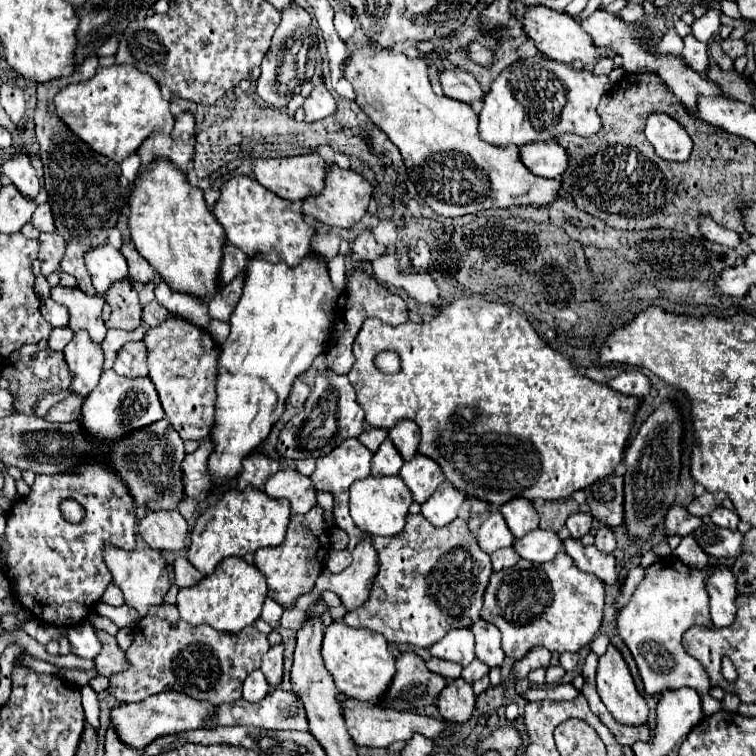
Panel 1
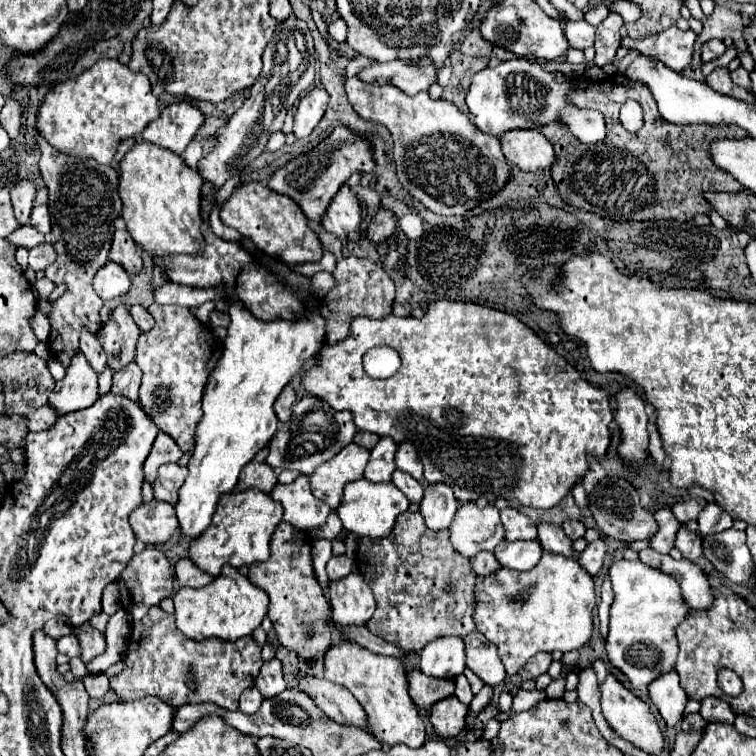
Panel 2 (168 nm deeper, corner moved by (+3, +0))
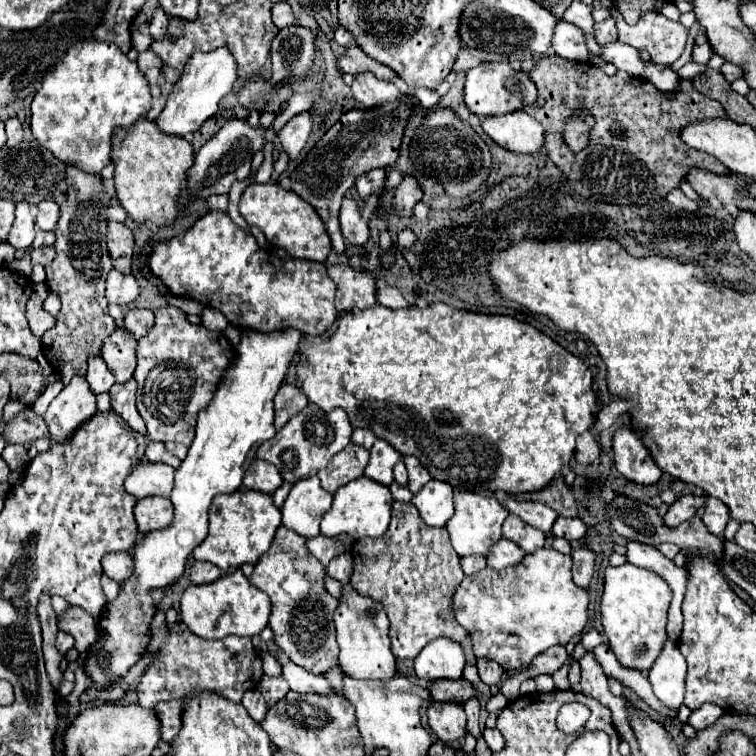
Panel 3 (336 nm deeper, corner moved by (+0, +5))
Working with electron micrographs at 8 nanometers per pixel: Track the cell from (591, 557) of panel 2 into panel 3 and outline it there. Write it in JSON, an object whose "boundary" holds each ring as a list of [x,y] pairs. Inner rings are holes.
{"boundary":[[[572,548],[572,580],[576,586],[588,590],[590,580],[594,576],[594,552],[588,548]]]}

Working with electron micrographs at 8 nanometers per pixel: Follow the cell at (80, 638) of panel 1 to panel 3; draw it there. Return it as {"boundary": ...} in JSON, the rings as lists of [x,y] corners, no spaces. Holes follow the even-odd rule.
{"boundary":[[[58,632],[58,638],[56,638],[56,648],[60,654],[66,654],[70,648],[74,646],[74,638],[66,632]]]}

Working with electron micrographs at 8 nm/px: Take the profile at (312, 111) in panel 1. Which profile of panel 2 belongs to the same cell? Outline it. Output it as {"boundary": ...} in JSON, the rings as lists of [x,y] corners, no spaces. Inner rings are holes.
{"boundary":[[[315,87],[311,89],[301,101],[299,101],[299,107],[295,109],[295,127],[293,127],[293,133],[297,139],[303,139],[307,137],[315,125],[323,119],[325,115],[325,109],[327,109],[327,103],[329,103],[329,95],[325,89],[321,87]]]}

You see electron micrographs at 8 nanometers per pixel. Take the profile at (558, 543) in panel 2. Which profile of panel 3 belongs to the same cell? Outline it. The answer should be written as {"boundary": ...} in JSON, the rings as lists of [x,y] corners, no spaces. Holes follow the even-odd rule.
{"boundary":[[[506,496],[502,500],[502,506],[510,512],[528,522],[534,528],[540,528],[546,536],[552,536],[552,524],[558,518],[558,514],[542,504],[542,502],[532,502],[532,500],[516,500],[514,496]]]}

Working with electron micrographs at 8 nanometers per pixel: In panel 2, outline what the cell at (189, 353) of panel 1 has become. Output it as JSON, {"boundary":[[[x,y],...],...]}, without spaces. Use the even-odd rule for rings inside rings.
{"boundary":[[[153,303],[149,311],[155,317],[155,327],[141,333],[135,355],[135,363],[143,371],[139,403],[157,427],[177,441],[181,451],[193,451],[195,429],[203,417],[203,389],[221,357],[221,341],[187,307]]]}

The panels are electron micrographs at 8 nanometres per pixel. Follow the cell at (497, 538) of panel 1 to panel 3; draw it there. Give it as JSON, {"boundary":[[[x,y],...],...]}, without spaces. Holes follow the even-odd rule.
{"boundary":[[[456,492],[454,494],[454,516],[446,522],[446,530],[450,532],[452,546],[458,556],[468,554],[488,554],[490,546],[502,538],[502,522],[506,520],[508,512],[500,506],[500,502],[490,496],[478,496],[472,492]]]}

